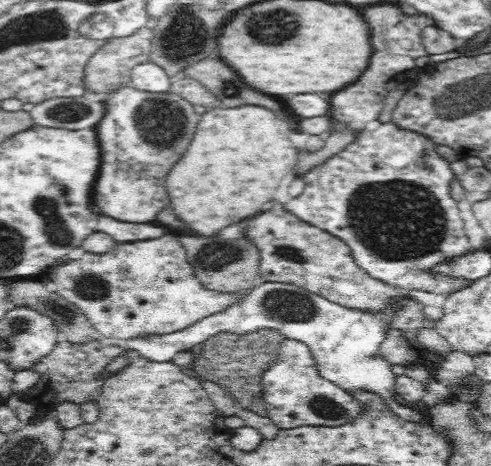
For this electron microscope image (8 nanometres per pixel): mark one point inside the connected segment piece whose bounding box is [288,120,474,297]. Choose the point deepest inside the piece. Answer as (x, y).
(402, 226)

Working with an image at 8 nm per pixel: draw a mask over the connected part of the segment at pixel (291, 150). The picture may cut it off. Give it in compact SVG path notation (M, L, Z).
M258 106L204 112L194 126L188 148L164 180L168 204L180 228L192 236L214 236L272 200L274 188L296 164L296 148L288 142L292 132L294 120L284 122Z

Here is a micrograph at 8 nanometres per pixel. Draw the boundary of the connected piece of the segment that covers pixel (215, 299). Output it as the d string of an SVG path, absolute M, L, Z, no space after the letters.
M162 234L160 238L146 242L116 244L106 254L84 253L80 260L70 260L68 264L60 264L52 268L52 274L48 274L46 281L50 282L51 288L58 296L79 310L80 314L83 314L92 325L101 329L106 337L127 340L142 334L175 332L222 310L236 297L241 296L241 292L219 293L206 290L187 262L184 250L180 238L172 234Z

